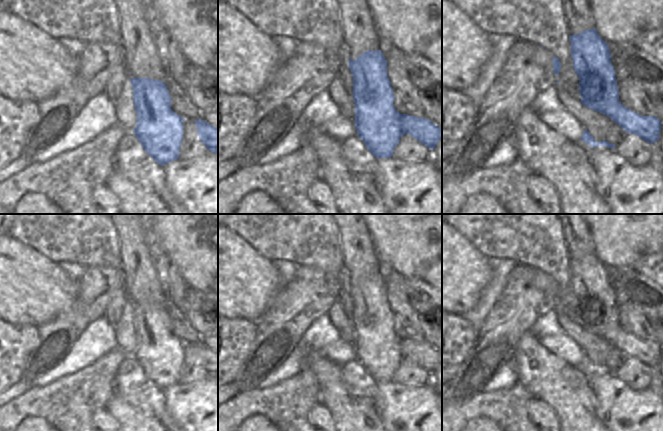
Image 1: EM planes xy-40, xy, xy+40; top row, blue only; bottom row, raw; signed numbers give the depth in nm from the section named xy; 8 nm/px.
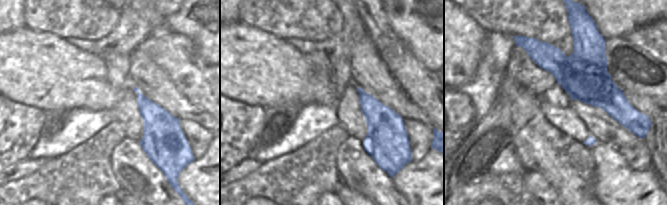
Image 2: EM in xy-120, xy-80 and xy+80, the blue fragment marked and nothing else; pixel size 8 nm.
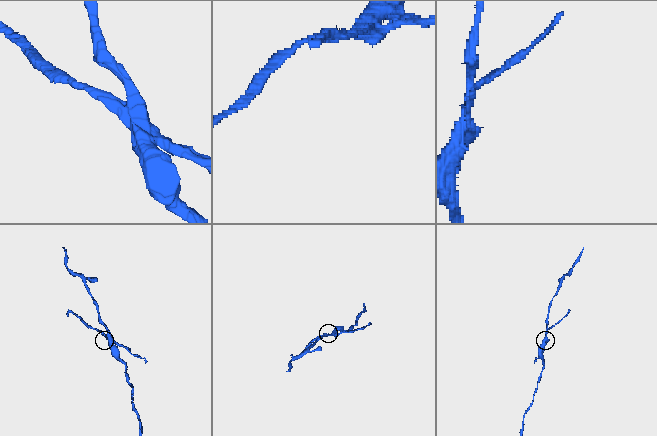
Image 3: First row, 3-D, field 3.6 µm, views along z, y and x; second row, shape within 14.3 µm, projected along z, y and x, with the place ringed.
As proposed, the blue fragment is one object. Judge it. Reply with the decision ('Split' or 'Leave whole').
Split

